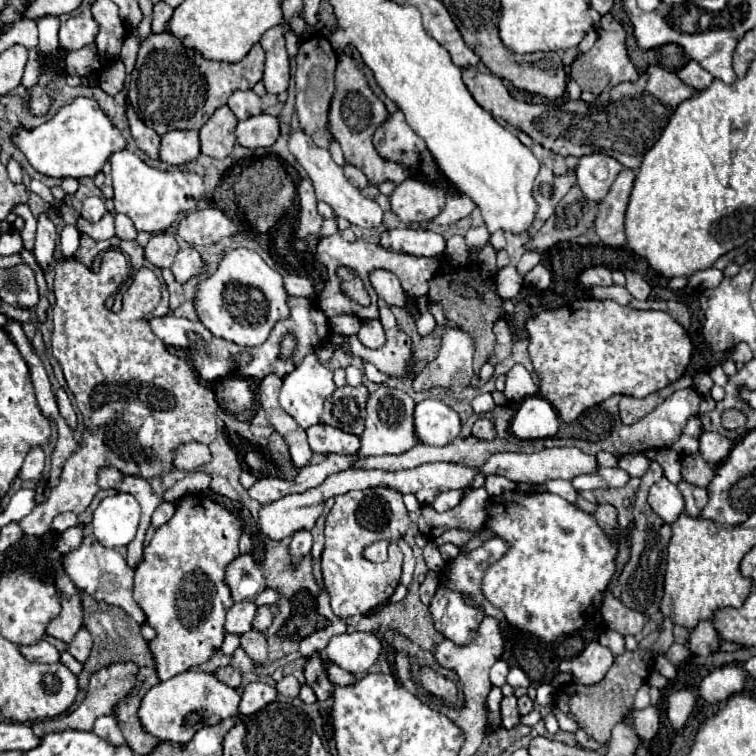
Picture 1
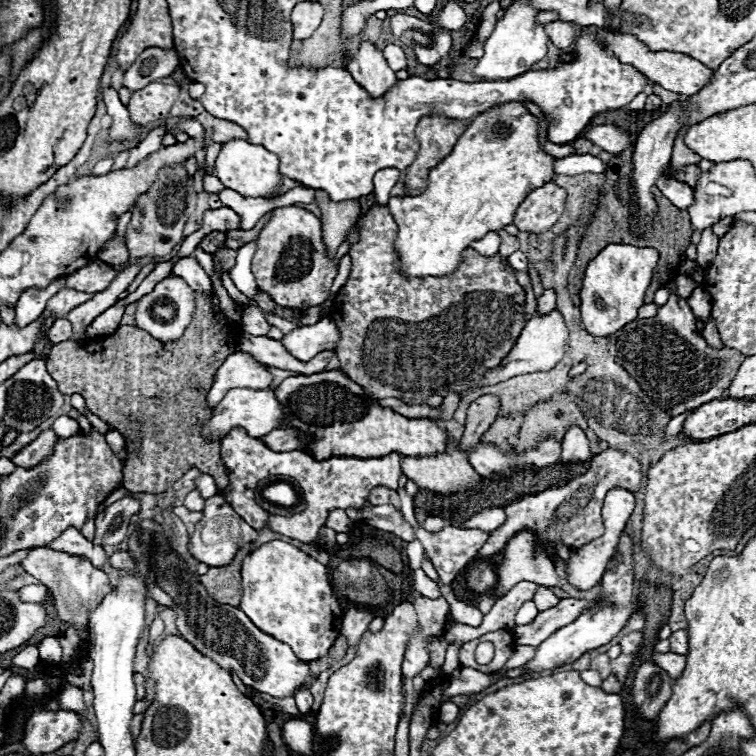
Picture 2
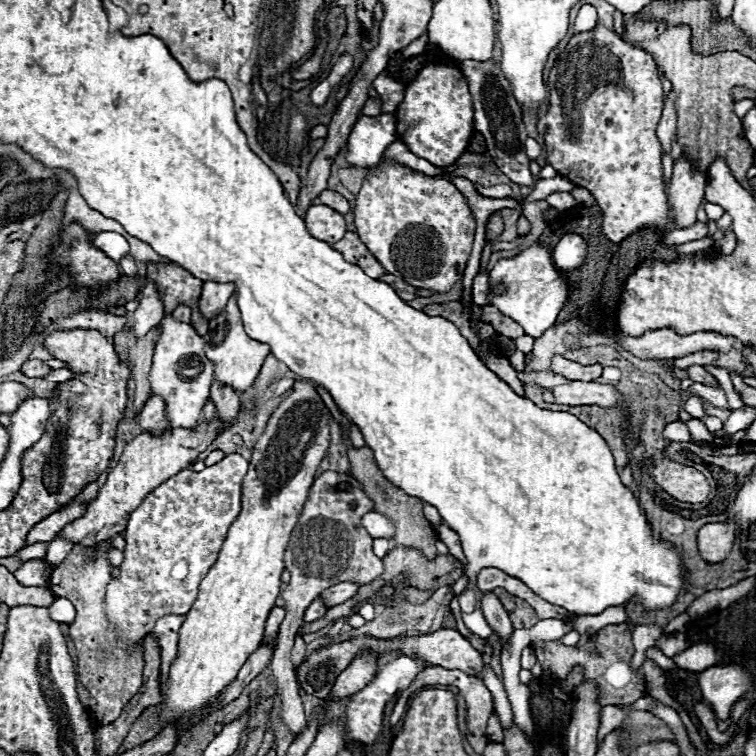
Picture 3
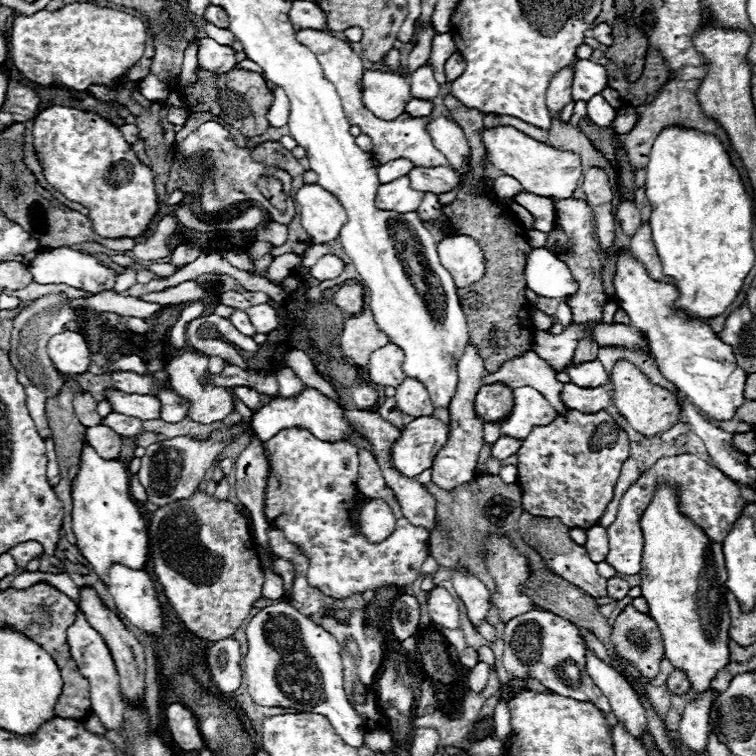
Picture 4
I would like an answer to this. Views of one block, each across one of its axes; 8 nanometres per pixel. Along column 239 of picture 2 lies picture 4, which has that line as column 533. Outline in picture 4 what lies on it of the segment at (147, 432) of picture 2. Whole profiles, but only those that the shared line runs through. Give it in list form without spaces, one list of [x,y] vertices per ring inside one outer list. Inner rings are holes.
[[[448,94],[444,98],[444,106],[448,108],[450,116],[462,126],[462,130],[468,138],[468,144],[472,150],[472,170],[464,176],[464,182],[462,182],[464,188],[458,192],[458,198],[450,204],[444,204],[442,212],[454,220],[458,234],[468,234],[470,238],[476,238],[476,242],[482,248],[484,258],[486,258],[484,278],[468,288],[464,288],[464,292],[458,292],[458,298],[460,298],[462,310],[468,320],[470,342],[478,348],[484,368],[488,372],[492,372],[492,370],[498,370],[508,358],[516,358],[516,356],[532,350],[532,338],[534,338],[536,328],[530,320],[530,302],[526,300],[526,294],[524,294],[524,290],[526,290],[526,280],[524,280],[526,256],[532,252],[532,248],[526,240],[526,230],[520,226],[514,226],[502,214],[502,208],[498,208],[486,192],[476,196],[470,190],[470,186],[474,186],[484,176],[484,168],[480,164],[480,160],[484,158],[484,146],[476,132],[482,128],[484,114],[480,114],[478,110],[466,108],[452,94]]]

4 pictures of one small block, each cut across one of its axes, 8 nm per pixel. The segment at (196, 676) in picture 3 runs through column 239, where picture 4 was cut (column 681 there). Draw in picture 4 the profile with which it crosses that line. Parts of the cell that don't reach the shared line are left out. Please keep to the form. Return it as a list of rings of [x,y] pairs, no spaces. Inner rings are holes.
[[[662,484],[652,500],[652,504],[646,508],[642,520],[640,520],[642,532],[644,532],[644,558],[642,558],[642,596],[648,600],[648,614],[658,622],[658,628],[664,638],[664,658],[676,668],[682,670],[690,682],[690,688],[696,696],[710,690],[712,678],[728,664],[730,650],[730,612],[726,608],[726,564],[720,544],[712,544],[706,534],[696,528],[688,518],[684,518],[678,512],[678,502],[672,494],[672,488],[668,484]]]

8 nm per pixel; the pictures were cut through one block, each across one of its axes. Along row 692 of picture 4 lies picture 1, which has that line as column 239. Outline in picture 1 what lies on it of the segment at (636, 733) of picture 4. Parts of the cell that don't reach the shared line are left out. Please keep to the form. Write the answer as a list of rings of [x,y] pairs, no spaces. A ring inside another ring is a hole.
[[[236,602],[228,614],[226,614],[226,624],[224,630],[228,634],[246,634],[248,630],[252,630],[252,618],[256,612],[256,604],[254,602]]]

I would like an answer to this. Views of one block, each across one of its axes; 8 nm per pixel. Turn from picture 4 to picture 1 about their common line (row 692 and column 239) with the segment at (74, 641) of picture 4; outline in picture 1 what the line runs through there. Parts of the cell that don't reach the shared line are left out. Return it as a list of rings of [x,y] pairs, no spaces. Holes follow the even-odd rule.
[[[236,90],[230,98],[228,98],[228,106],[230,110],[236,114],[238,120],[246,120],[250,116],[256,116],[262,112],[260,106],[260,98],[252,92],[252,90]]]

